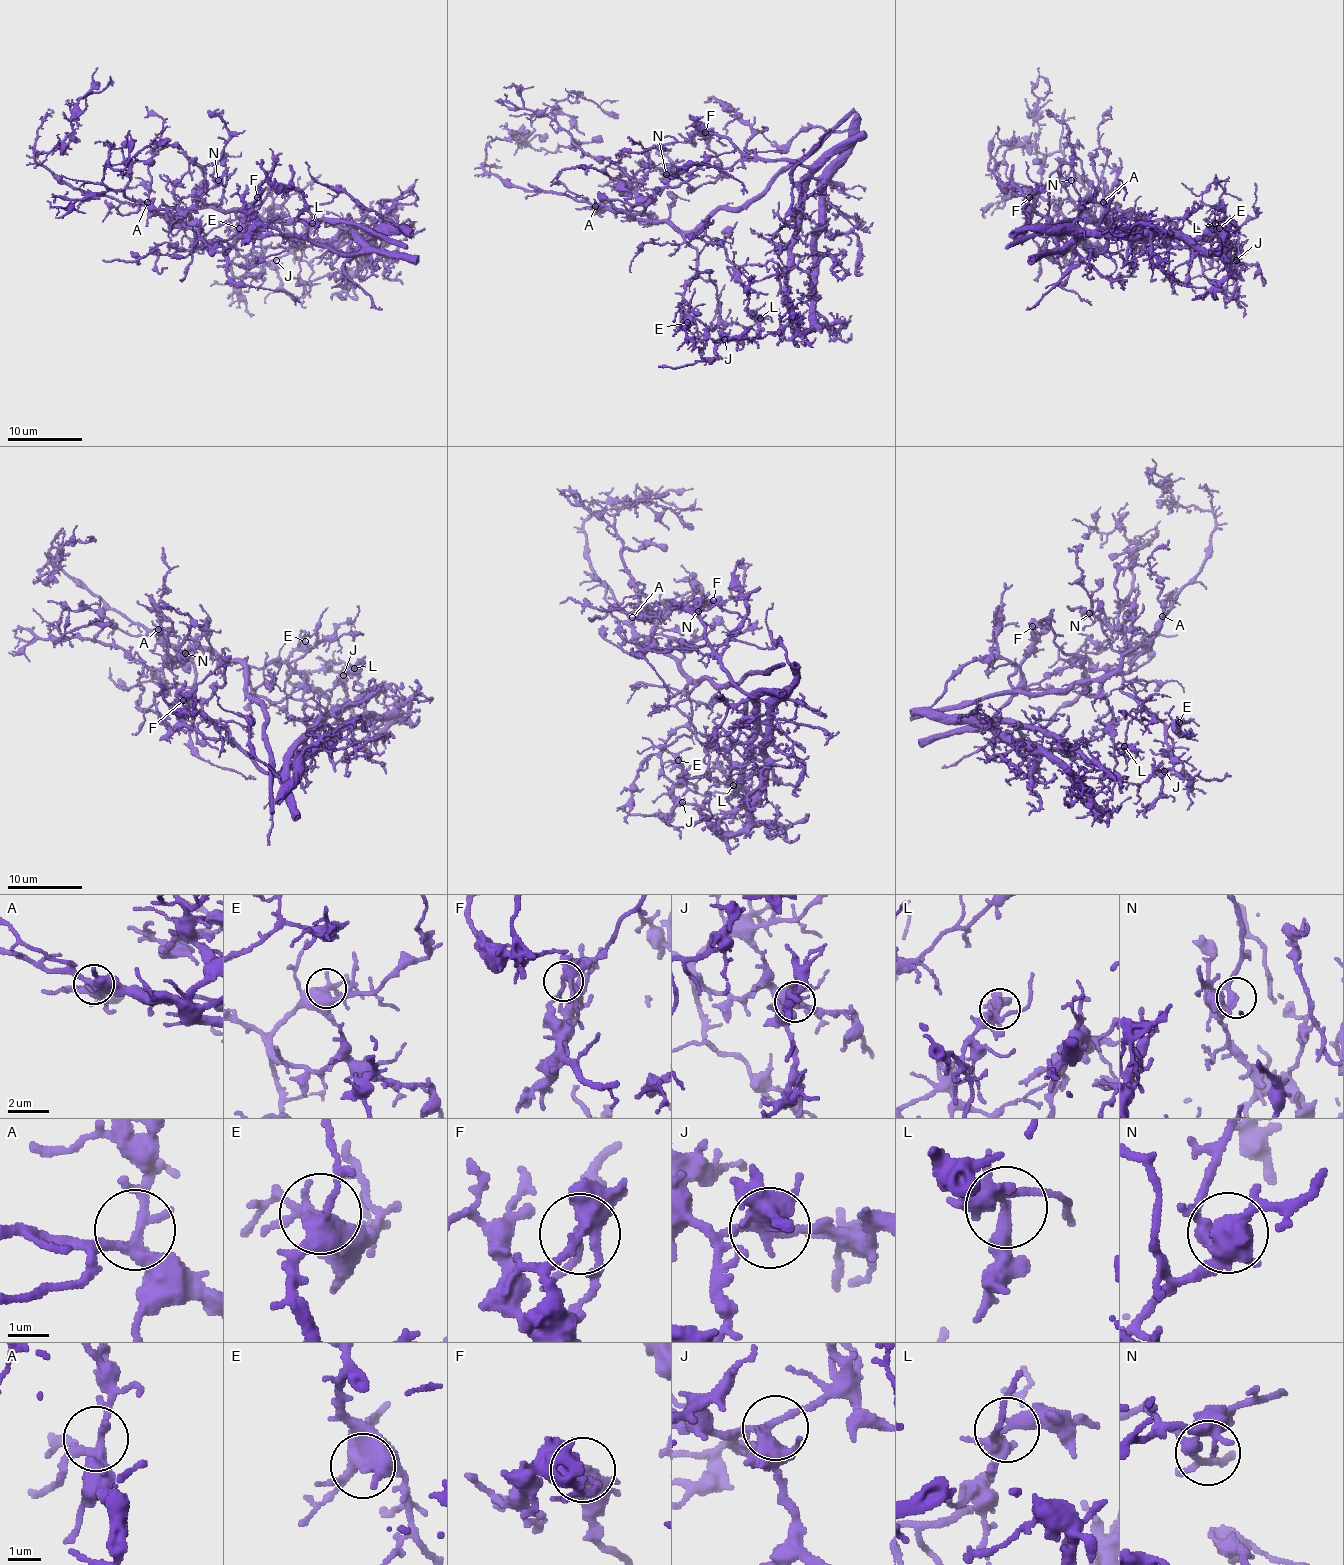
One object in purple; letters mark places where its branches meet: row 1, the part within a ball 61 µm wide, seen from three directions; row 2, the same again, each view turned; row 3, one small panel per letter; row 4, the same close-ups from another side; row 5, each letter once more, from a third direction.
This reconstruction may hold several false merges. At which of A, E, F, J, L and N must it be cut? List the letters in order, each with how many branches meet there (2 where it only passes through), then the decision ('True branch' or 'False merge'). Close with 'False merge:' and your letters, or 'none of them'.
A: Branches: 4. True branch
E: Branches: 3. True branch
F: Branches: 4. False merge
J: Branches: 3. True branch
L: Branches: 4. True branch
N: Branches: 2. True branch
False merge: F

